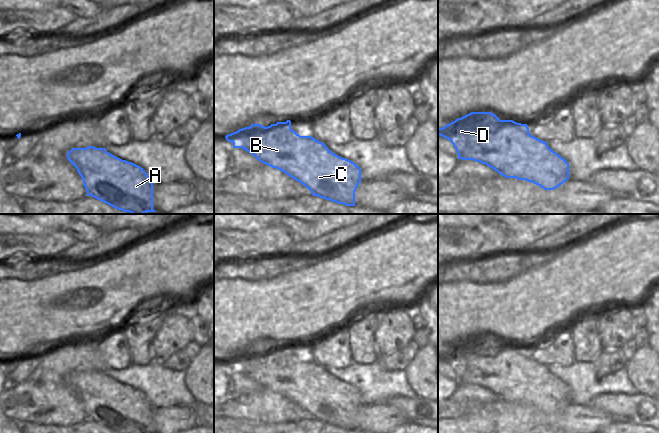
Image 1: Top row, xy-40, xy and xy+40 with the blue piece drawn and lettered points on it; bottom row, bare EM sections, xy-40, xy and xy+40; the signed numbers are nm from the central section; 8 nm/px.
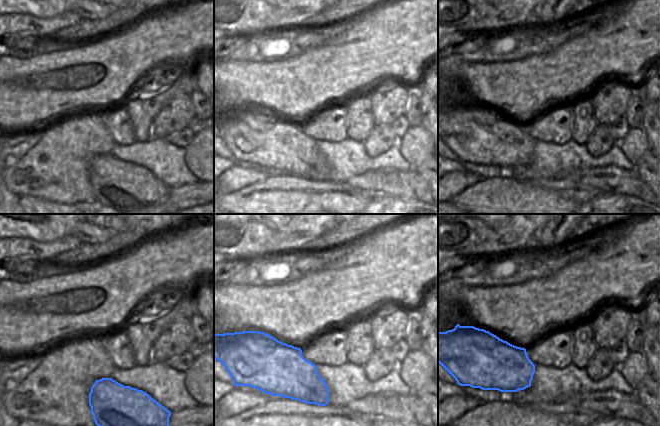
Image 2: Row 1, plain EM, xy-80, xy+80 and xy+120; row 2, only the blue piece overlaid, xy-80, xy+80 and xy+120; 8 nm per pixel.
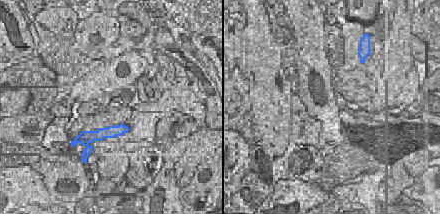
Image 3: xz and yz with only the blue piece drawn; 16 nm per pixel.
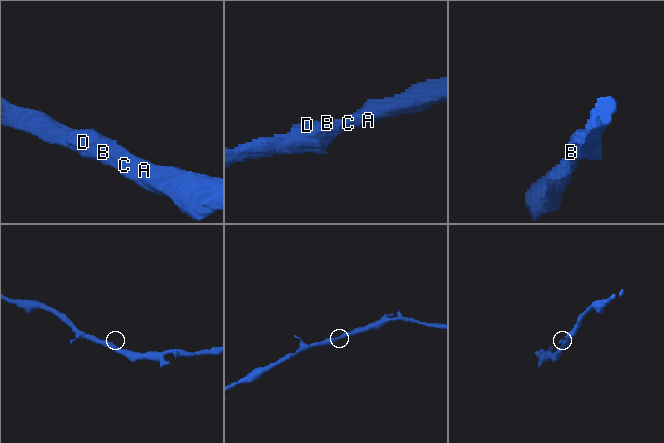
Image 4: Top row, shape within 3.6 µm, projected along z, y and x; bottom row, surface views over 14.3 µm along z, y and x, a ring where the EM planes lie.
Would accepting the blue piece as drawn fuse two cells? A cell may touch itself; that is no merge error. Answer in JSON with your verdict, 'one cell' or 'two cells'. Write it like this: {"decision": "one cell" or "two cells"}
{"decision": "one cell"}

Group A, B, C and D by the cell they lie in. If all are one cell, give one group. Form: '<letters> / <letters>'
A B C D

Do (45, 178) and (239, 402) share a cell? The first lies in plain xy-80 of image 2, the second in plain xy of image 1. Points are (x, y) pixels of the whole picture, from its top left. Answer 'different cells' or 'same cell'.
same cell

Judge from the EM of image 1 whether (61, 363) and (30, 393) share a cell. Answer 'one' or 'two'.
one

